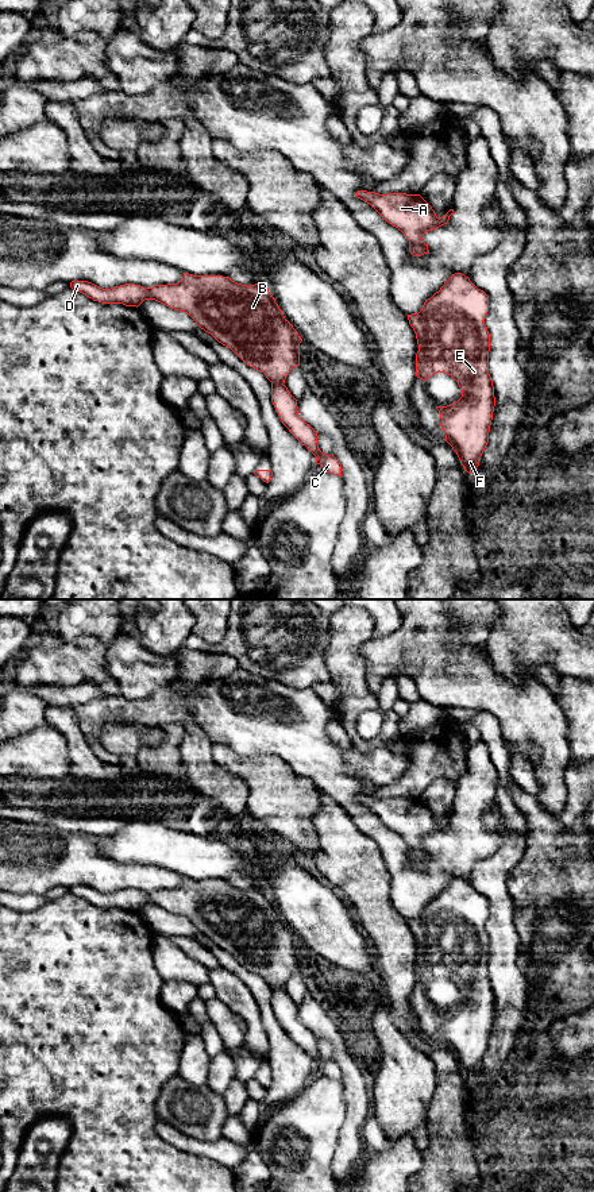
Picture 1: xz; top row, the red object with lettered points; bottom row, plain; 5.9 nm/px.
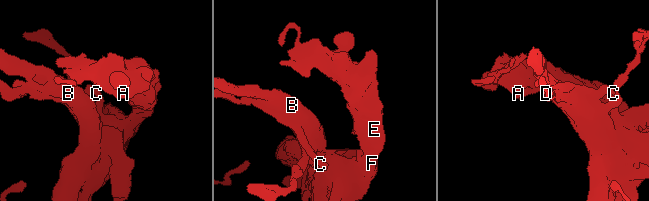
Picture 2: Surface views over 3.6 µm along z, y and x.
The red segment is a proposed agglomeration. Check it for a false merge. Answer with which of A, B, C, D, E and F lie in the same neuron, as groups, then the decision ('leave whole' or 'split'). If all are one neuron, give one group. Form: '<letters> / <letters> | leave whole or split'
A C E F / B D | split

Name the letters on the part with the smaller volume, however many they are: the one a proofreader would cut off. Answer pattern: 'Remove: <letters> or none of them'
Remove: B, D

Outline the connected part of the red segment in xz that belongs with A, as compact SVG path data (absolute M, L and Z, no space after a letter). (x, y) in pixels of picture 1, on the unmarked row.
M358 795L356 802L370 809L383 825L398 833L409 845L409 857L413 861L428 859L424 838L448 828L454 814L437 822L432 811L420 799Z

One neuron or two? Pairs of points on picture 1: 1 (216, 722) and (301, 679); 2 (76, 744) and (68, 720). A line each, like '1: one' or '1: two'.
1: two
2: one

